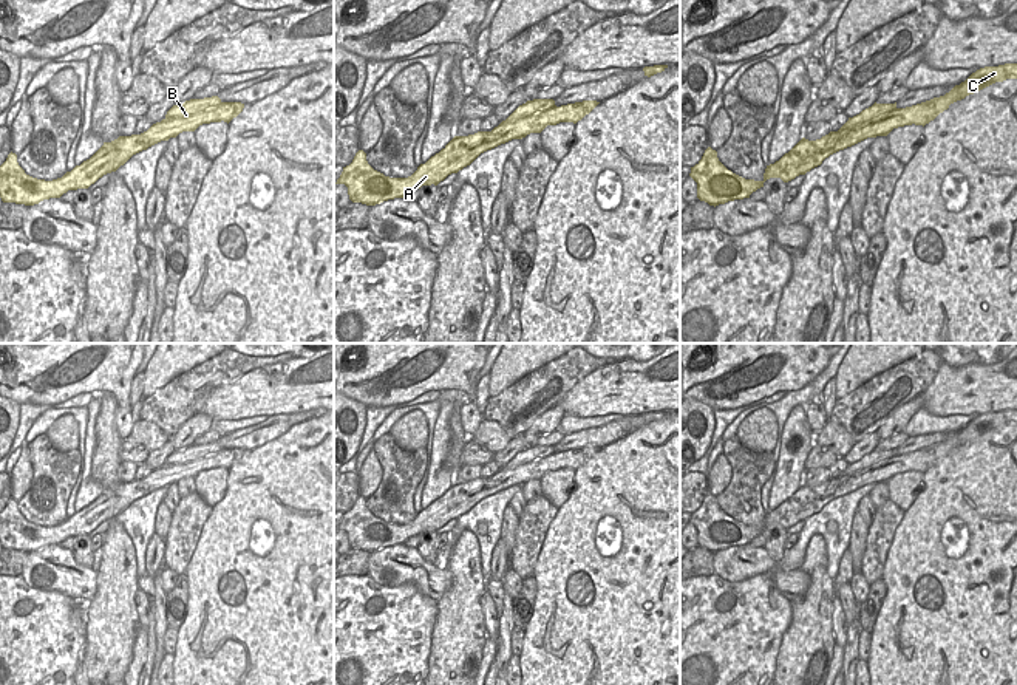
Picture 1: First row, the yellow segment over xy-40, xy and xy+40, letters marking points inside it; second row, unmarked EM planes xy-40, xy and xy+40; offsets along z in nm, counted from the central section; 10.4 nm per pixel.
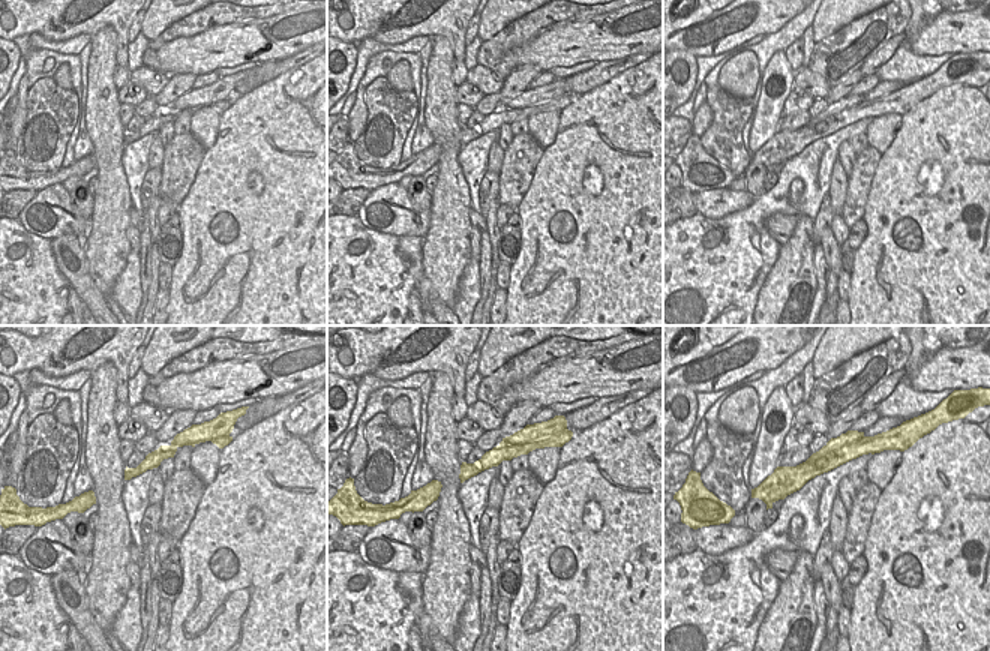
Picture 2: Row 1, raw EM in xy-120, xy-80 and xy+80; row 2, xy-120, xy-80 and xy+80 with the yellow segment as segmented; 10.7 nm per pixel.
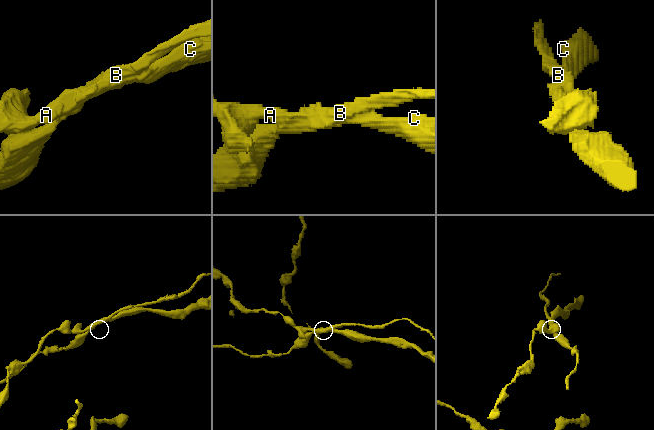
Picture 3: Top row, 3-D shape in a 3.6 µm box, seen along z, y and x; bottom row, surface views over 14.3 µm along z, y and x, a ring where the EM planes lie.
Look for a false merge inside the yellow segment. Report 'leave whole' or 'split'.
split

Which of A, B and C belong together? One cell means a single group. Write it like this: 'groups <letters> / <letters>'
groups A B / C

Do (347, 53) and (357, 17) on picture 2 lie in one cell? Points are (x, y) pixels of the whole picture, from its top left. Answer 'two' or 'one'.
two

